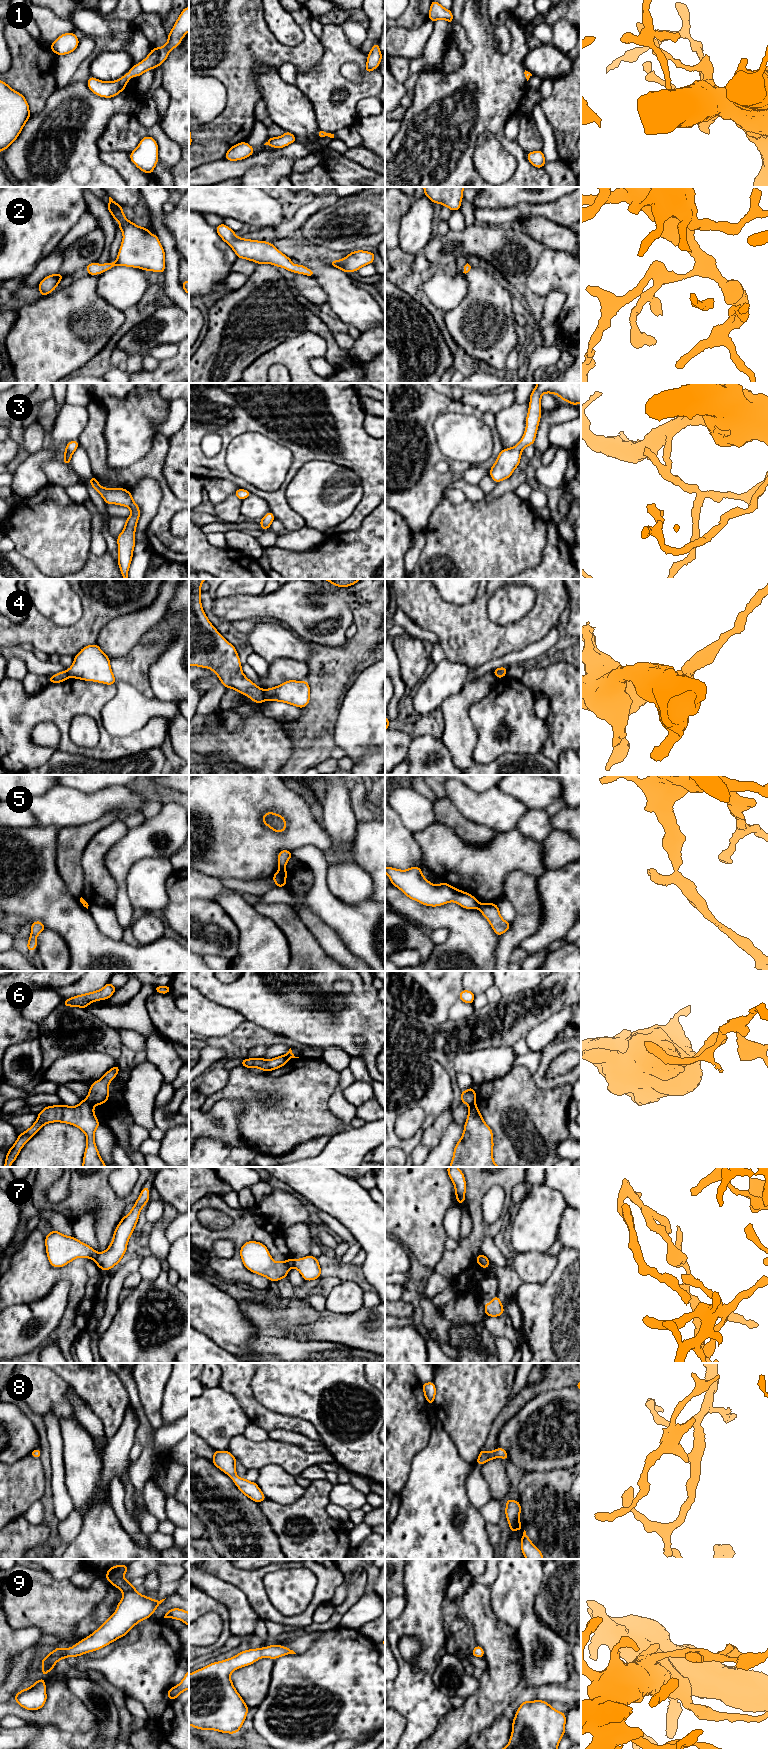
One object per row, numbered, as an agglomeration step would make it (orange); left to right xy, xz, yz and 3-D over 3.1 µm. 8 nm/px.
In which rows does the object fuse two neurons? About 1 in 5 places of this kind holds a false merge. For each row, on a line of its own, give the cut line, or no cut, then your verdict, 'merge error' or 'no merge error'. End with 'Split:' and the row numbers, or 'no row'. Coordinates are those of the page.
1: cut none; no merge error
2: cut none; no merge error
3: cut none; no merge error
4: cut xz (264, 690), (266, 699); merge error
5: cut xz (279, 868), (284, 869); merge error
6: cut xy (85, 1099), (92, 1106); merge error
7: cut xy (99, 1253), (94, 1259); merge error
8: cut none; no merge error
9: cut none; no merge error
Split: 4, 5, 6, 7

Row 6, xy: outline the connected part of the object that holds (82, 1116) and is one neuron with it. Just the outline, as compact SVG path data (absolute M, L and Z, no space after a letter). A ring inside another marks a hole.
M86 1100L77 1106L54 1105L46 1106L38 1113L34 1124L24 1133L20 1133L15 1144L9 1149L4 1167L10 1167L16 1160L22 1147L47 1123L61 1122L76 1126L81 1129L87 1139L82 1167L107 1167L101 1159L95 1144L95 1131L100 1125L94 1114L94 1107Z

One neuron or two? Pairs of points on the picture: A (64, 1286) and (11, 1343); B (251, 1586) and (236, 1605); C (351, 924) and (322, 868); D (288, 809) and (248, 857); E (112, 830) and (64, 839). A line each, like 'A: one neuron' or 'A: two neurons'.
A: one neuron
B: two neurons
C: one neuron
D: one neuron
E: two neurons

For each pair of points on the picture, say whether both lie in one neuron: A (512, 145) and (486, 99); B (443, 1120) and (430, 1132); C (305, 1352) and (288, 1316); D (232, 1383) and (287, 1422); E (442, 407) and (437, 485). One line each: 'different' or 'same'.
A: same
B: same
C: different
D: same
E: same

